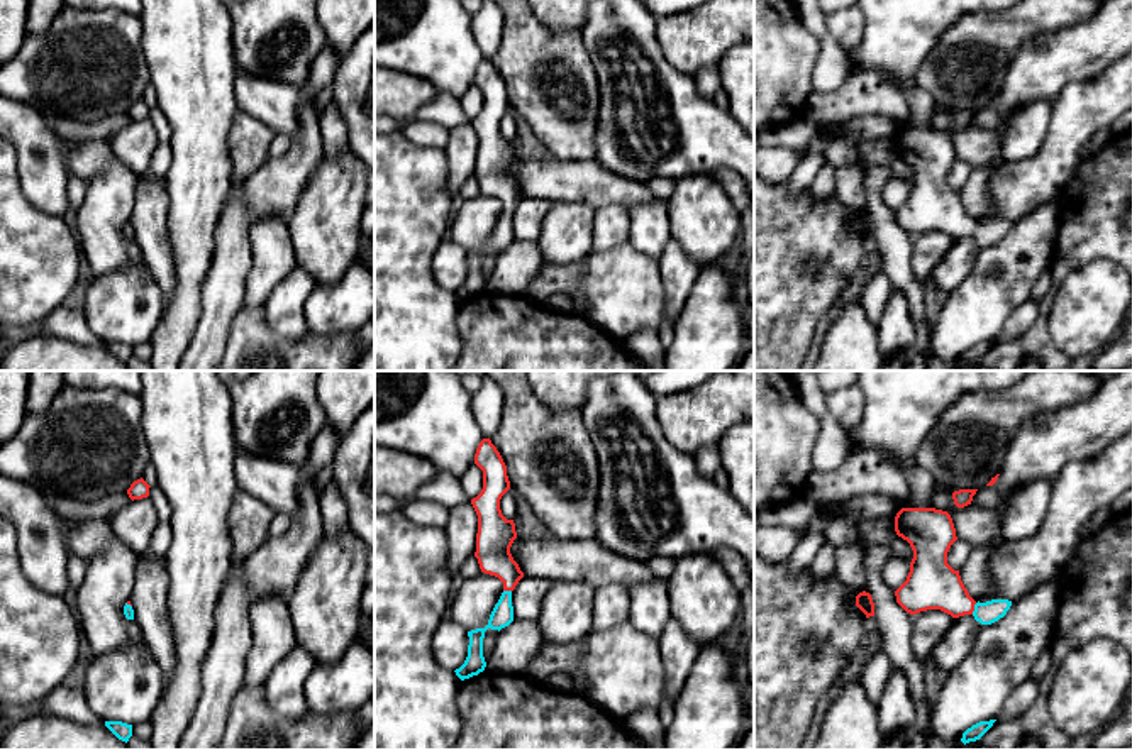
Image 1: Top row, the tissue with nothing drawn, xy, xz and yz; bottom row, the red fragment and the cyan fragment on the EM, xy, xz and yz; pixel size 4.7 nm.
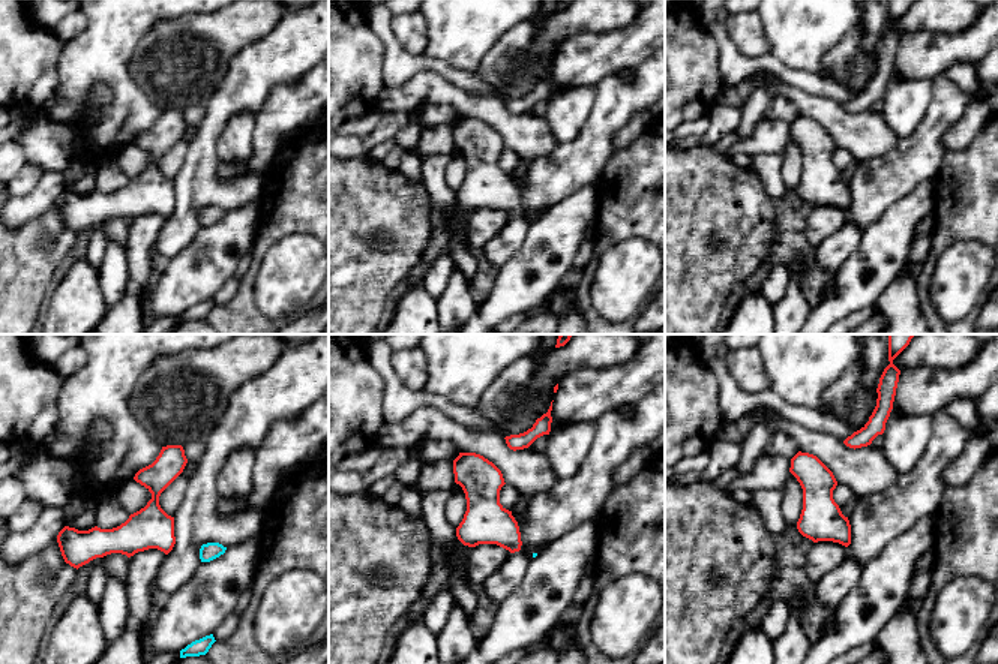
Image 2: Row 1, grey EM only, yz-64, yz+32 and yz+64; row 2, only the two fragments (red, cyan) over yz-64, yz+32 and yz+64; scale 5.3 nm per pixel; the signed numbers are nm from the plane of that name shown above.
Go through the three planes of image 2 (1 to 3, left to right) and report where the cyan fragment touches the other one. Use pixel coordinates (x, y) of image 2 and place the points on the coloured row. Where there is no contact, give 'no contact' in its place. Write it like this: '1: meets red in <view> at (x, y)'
1: no contact
2: no contact
3: no contact

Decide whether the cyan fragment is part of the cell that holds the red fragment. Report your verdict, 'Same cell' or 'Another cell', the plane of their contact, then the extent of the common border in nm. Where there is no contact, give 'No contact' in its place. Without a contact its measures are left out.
Same cell. Touches red in yz. Shared border 60 nm

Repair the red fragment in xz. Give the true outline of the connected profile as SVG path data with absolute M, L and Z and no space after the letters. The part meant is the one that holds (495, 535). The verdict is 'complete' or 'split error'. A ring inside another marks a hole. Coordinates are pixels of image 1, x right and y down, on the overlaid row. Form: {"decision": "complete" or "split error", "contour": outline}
{"decision": "split error", "contour": "M490 438L480 442L474 464L483 471L483 489L471 499L478 515L474 557L478 559L481 572L495 576L503 582L503 593L490 615L488 625L468 631L468 657L464 664L454 670L461 681L485 670L485 631L488 628L500 631L513 621L512 591L524 577L524 572L510 554L510 547L517 538L515 523L513 520L507 520L500 510L500 499L510 489L507 466Z"}

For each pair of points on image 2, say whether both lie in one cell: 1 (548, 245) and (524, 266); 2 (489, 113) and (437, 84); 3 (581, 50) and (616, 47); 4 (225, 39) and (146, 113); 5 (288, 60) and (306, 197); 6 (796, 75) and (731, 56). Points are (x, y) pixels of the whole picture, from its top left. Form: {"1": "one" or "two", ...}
{"1": "one", "2": "one", "3": "one", "4": "two", "5": "two", "6": "one"}

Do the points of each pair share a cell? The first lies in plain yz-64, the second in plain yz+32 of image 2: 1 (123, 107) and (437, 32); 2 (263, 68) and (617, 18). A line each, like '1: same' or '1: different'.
1: same
2: different

